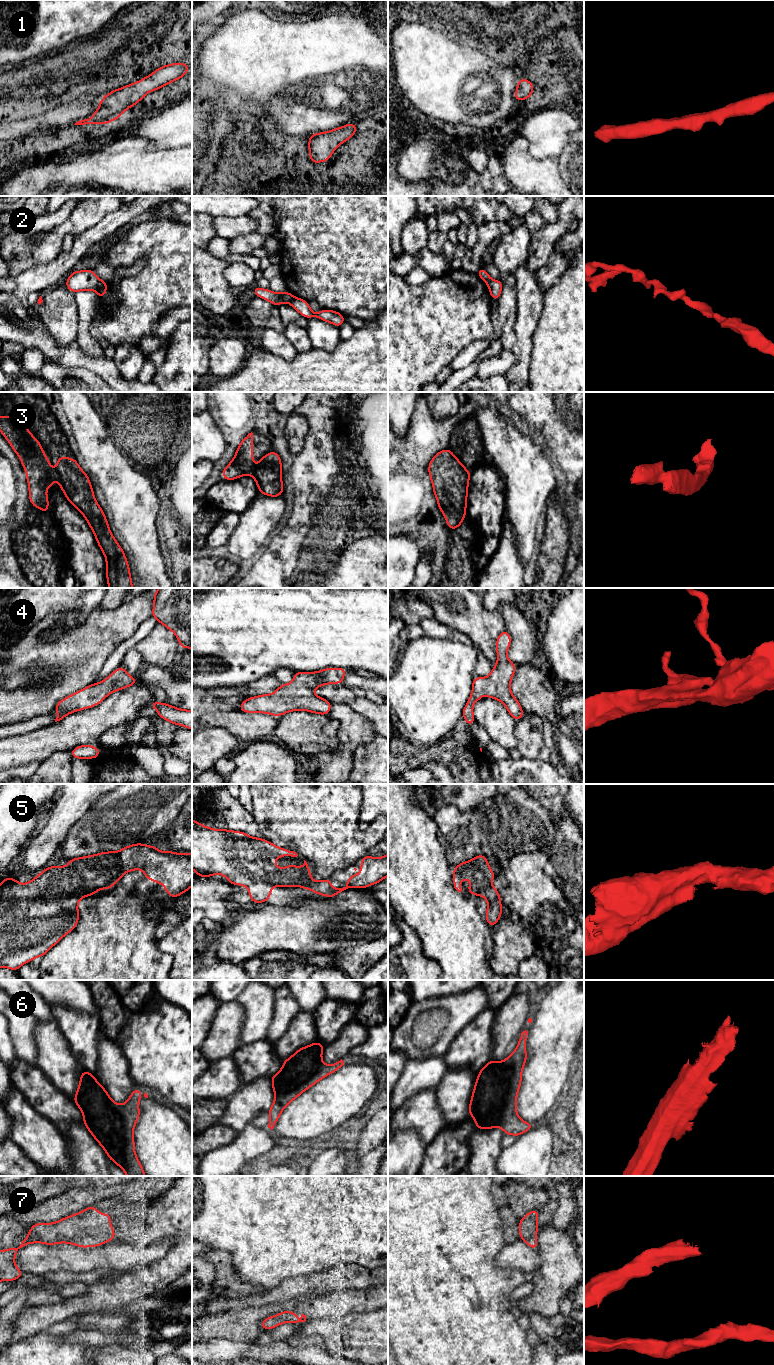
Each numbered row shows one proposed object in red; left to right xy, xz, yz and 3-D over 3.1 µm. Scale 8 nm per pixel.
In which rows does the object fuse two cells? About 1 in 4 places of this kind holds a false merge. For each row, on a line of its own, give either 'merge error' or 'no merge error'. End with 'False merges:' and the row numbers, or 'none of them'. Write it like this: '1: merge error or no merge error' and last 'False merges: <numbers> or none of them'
1: no merge error
2: merge error
3: no merge error
4: no merge error
5: no merge error
6: no merge error
7: no merge error
False merges: 2

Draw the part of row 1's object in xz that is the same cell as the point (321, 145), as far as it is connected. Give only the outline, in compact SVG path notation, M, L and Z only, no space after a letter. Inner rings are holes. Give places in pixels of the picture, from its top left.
M345 124L331 131L314 133L309 136L309 157L312 163L328 161L334 150L356 134L357 124Z

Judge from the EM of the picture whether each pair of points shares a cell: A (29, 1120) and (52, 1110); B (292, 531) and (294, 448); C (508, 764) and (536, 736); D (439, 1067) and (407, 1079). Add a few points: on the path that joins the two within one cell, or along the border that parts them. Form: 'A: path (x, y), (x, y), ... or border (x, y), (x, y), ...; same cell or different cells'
A: border (25, 1098), (59, 1130); different cells
B: border (308, 434), (305, 437), (303, 448), (296, 455); different cells
C: border (522, 756), (528, 759), (538, 758); different cells
D: path (431, 1070), (428, 1073), (419, 1074), (415, 1078); same cell

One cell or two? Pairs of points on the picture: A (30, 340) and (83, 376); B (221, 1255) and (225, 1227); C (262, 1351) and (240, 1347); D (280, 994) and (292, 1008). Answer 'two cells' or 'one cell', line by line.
A: two cells
B: two cells
C: one cell
D: one cell

